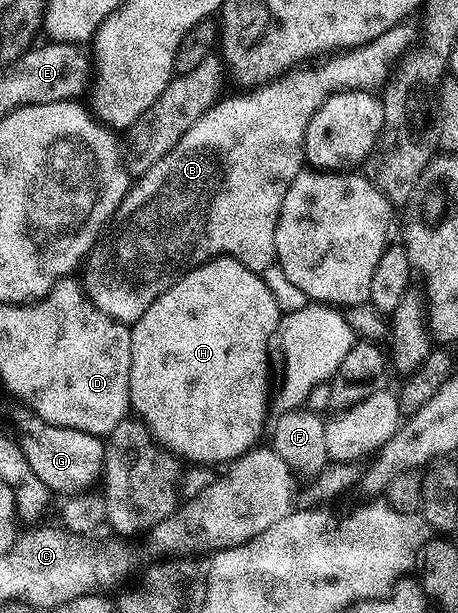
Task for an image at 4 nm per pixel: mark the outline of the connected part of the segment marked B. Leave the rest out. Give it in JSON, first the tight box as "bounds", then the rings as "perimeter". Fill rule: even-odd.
{"bounds":[85,21,417,325],"perimeter":[[[407,21],[398,23],[393,29],[381,33],[381,37],[377,37],[365,45],[344,49],[324,58],[322,61],[312,62],[310,65],[300,65],[288,71],[287,74],[280,75],[278,79],[272,79],[269,83],[262,84],[243,93],[247,95],[231,95],[228,99],[227,96],[220,98],[219,102],[211,106],[187,130],[185,137],[181,137],[181,141],[177,141],[177,145],[173,150],[165,153],[165,157],[161,157],[161,161],[157,161],[157,165],[153,165],[153,169],[149,169],[144,175],[138,176],[137,182],[128,191],[117,212],[118,218],[120,220],[123,218],[123,224],[120,225],[119,232],[116,233],[115,240],[112,241],[111,248],[107,251],[107,256],[104,259],[97,260],[91,268],[89,268],[90,266],[86,268],[86,271],[88,270],[87,283],[85,279],[87,298],[93,300],[109,317],[128,325],[134,325],[141,317],[141,313],[145,313],[145,309],[149,309],[149,305],[153,305],[153,301],[157,301],[157,297],[161,297],[161,293],[165,293],[165,289],[173,286],[187,271],[201,266],[202,263],[208,263],[210,259],[218,259],[221,255],[228,255],[231,259],[241,261],[241,265],[245,265],[251,271],[260,273],[265,269],[276,266],[275,238],[277,237],[277,221],[279,220],[281,205],[285,201],[285,193],[289,189],[289,185],[298,177],[299,172],[304,170],[303,142],[305,141],[305,129],[309,125],[313,113],[317,113],[317,109],[321,109],[323,102],[330,98],[331,95],[336,95],[340,91],[368,91],[371,93],[376,90],[374,87],[381,86],[380,88],[382,88],[392,78],[393,68],[412,50],[413,44],[416,42],[417,31],[415,35],[414,29],[409,24],[410,22]]]}

